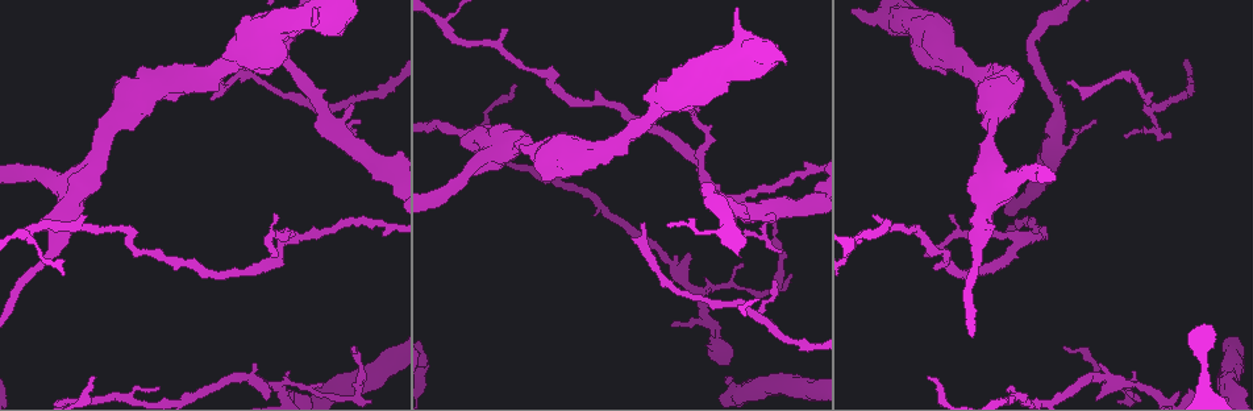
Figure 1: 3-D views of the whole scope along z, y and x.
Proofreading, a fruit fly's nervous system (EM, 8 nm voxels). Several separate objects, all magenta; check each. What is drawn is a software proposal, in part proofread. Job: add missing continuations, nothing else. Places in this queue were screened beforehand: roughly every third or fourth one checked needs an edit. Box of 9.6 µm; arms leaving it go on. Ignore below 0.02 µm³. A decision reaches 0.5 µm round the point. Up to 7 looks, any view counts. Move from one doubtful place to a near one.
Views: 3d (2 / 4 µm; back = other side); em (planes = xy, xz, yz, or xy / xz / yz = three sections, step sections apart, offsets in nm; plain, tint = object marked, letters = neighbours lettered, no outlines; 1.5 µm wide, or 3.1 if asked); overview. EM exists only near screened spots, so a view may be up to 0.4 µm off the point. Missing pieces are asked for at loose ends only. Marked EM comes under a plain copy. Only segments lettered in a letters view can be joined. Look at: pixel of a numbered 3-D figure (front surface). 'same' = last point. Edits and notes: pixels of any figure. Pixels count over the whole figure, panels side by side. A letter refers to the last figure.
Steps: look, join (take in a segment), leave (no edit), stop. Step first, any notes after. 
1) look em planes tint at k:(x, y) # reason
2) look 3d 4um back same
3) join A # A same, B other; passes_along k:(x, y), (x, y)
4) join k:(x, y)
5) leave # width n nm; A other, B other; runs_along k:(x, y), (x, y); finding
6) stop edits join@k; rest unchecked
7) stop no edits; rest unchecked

look em planes letters at 1:(741, 264) # tapers out

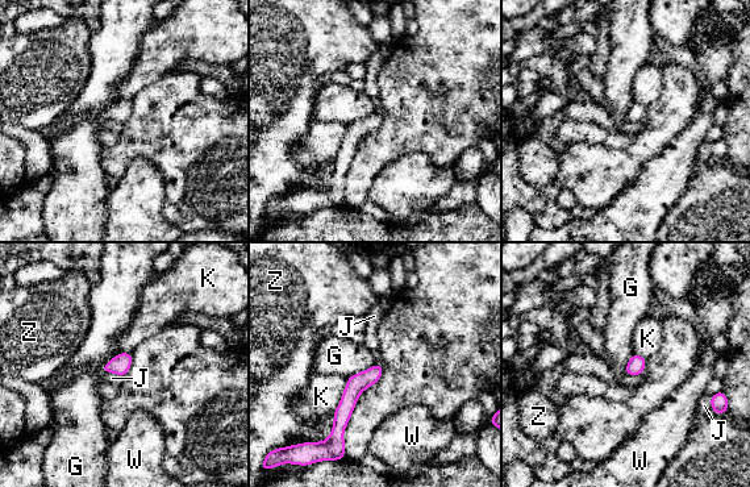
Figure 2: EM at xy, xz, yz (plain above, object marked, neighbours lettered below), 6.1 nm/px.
leave # width 110 nm; G other, J other, K other, W other, Z other; border 2:(379, 362), (346, 378); no lettered segment goes on from it

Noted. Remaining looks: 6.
look em planes letters at 1:(354, 106)

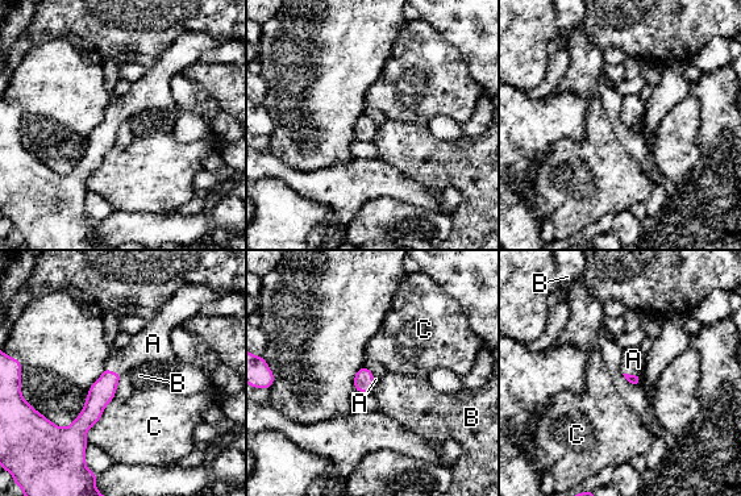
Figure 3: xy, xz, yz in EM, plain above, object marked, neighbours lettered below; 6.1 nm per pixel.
join A # A same, B other, C other; passes_along 3:(100, 394), (113, 372), (145, 346); the cell continues

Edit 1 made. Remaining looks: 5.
look em xy step 4 tint at 1:(726, 85) # stops while still wide

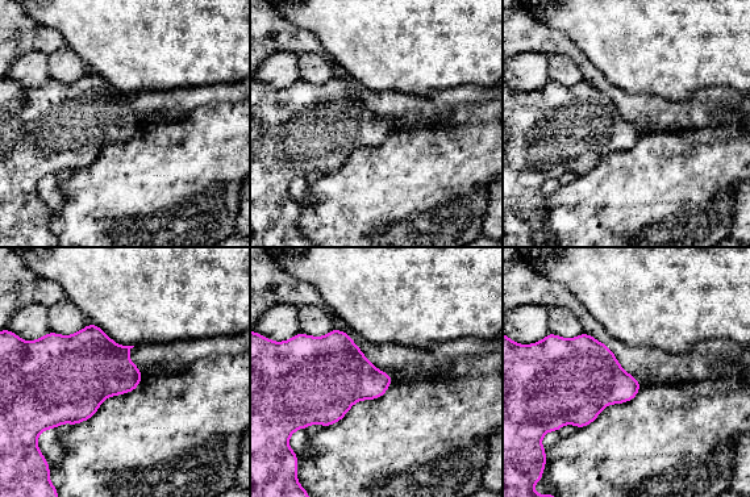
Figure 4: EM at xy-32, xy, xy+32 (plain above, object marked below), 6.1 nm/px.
look em planes tint same

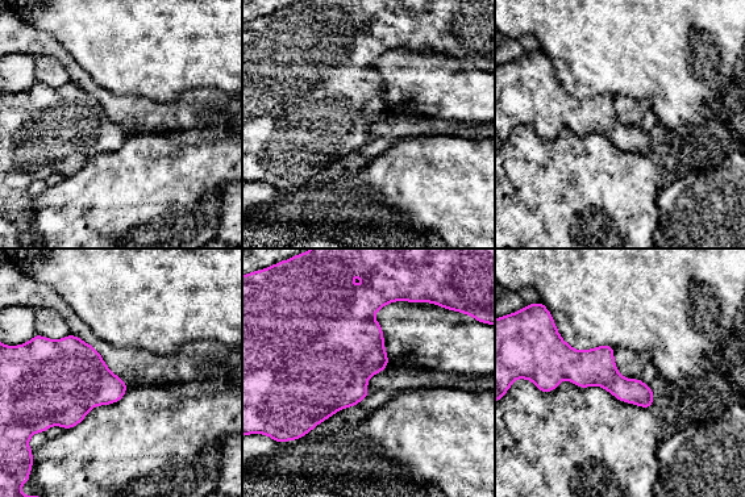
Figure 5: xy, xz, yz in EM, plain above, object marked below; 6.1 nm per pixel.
look em planes letters same

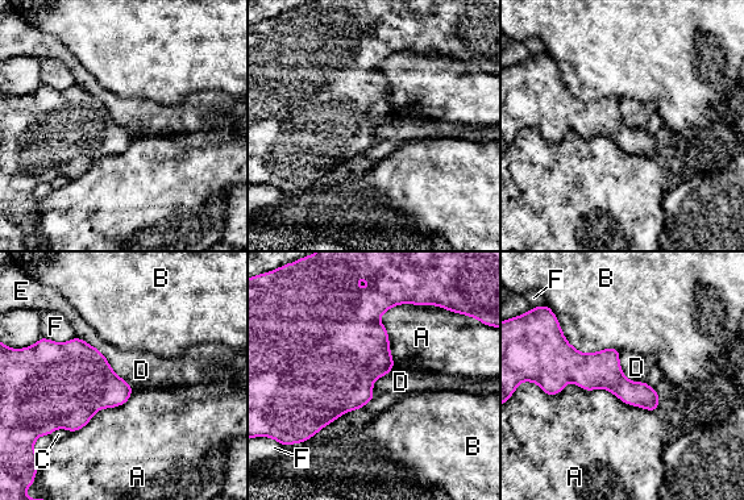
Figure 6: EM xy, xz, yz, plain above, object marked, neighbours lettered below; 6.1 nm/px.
leave # A other, B other, C other, D other, E other, F other; runs_along 6:(548, 384), (607, 374), (655, 403); no lettered segment goes on from it

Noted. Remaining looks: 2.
stop edits join@3; rest unchecked

